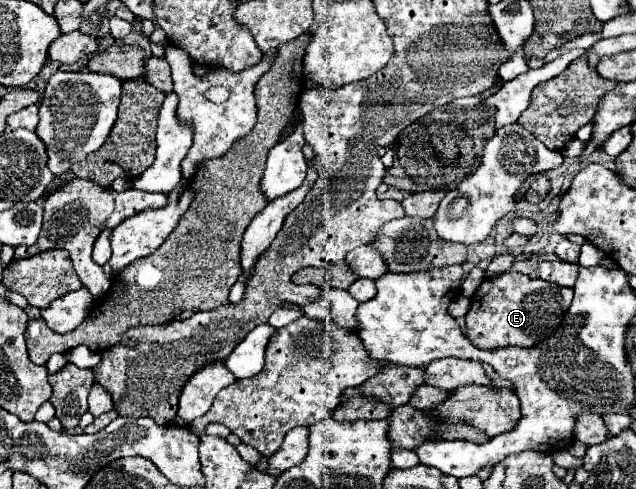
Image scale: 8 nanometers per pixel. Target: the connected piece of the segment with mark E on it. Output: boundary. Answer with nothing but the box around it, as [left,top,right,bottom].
[465,271,573,349]

